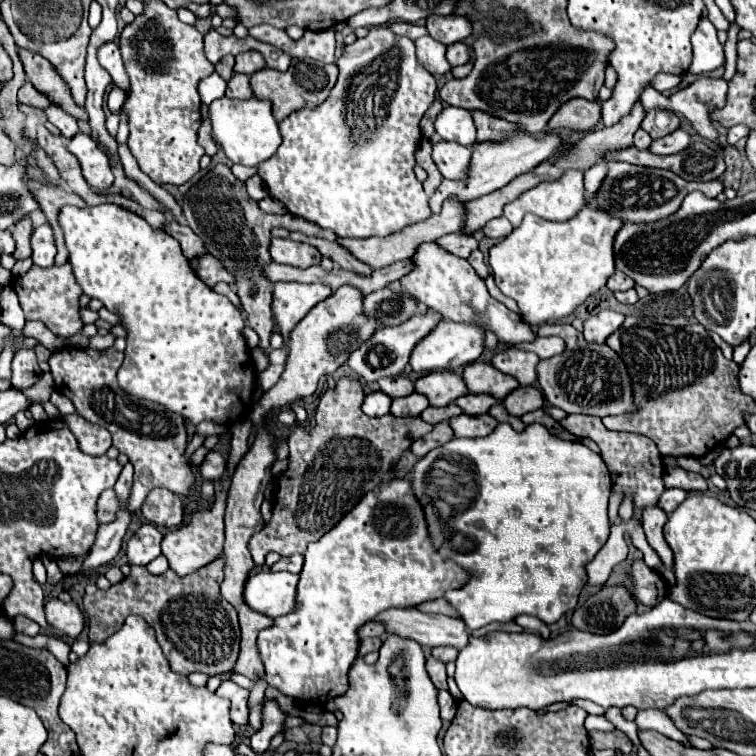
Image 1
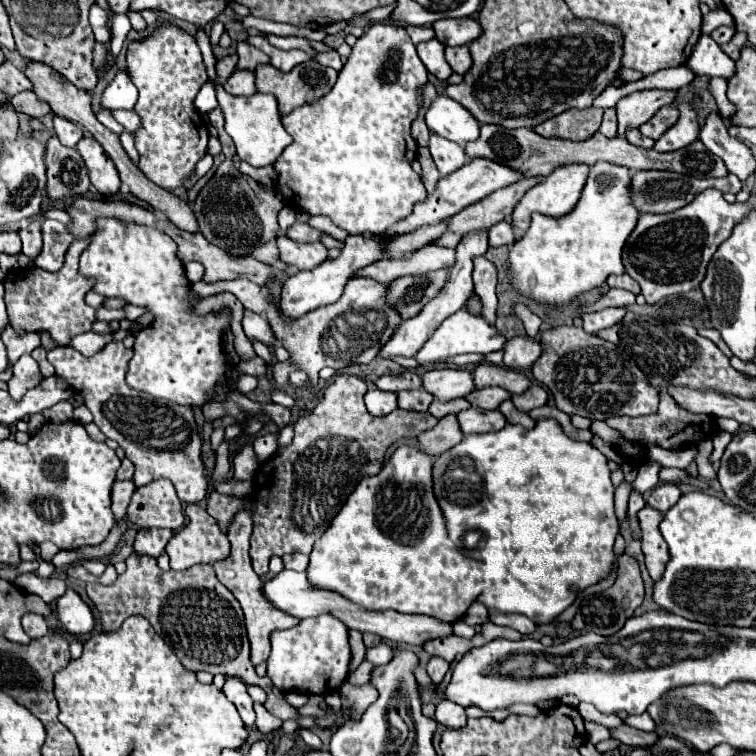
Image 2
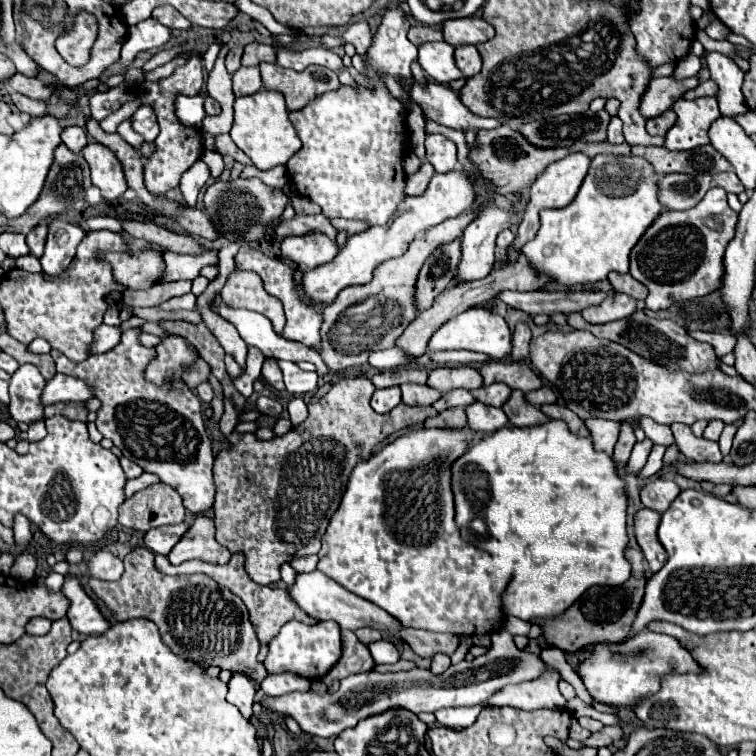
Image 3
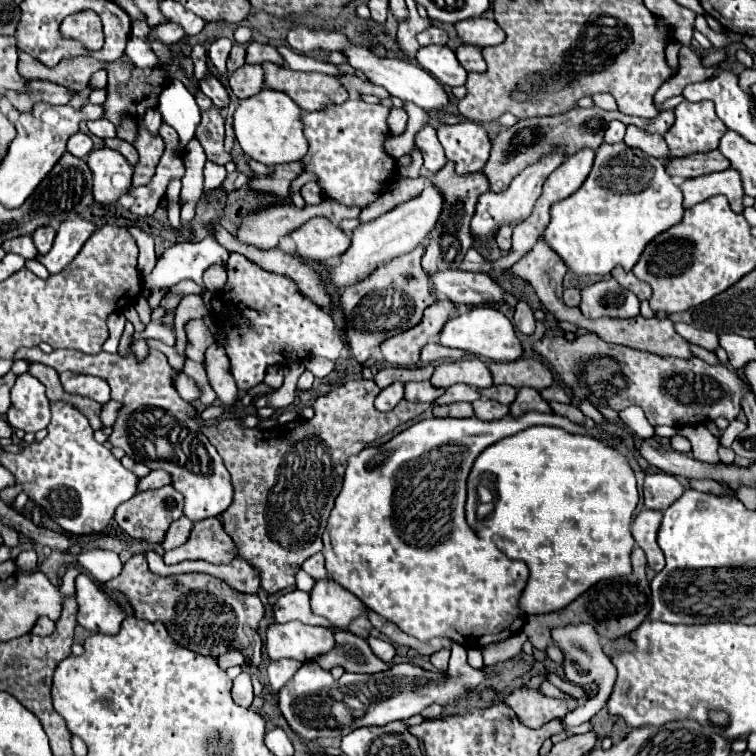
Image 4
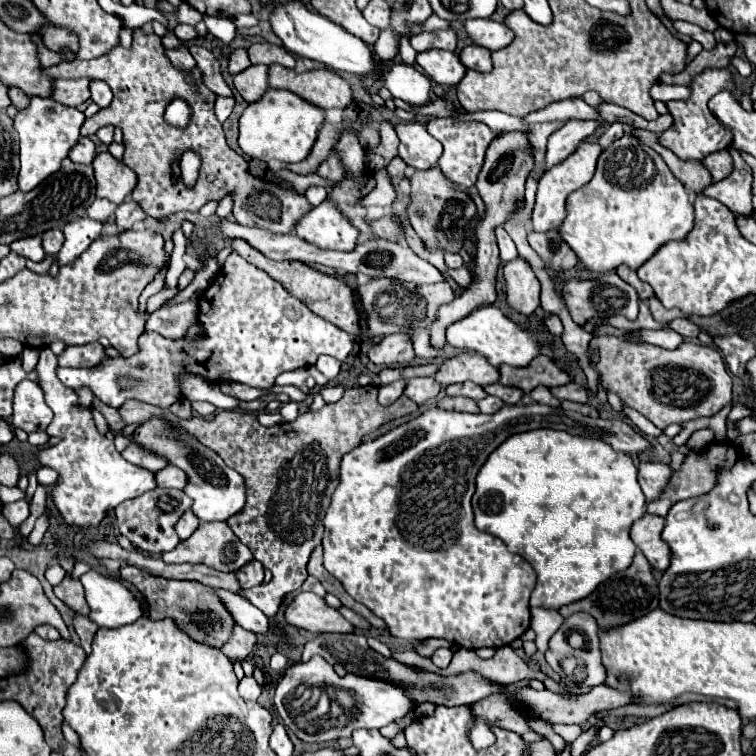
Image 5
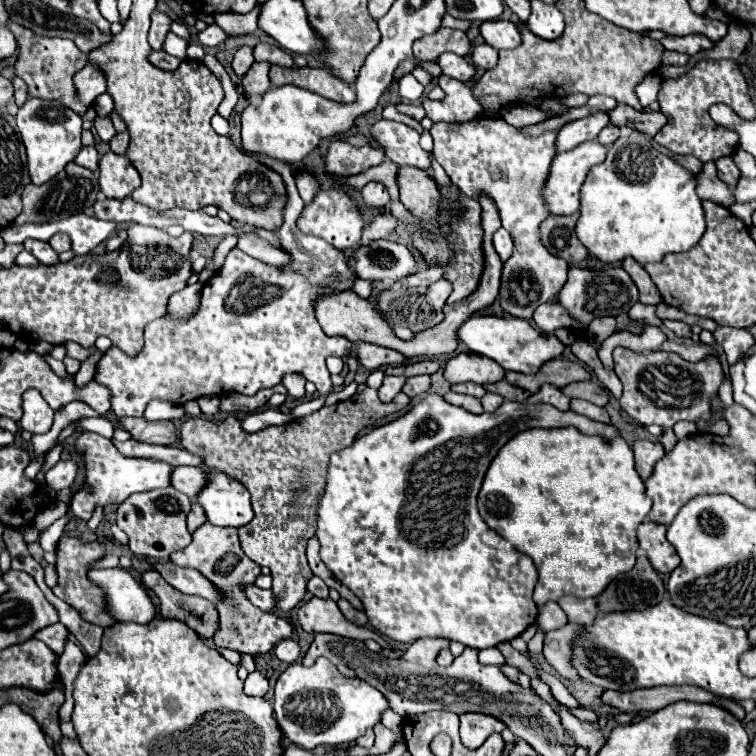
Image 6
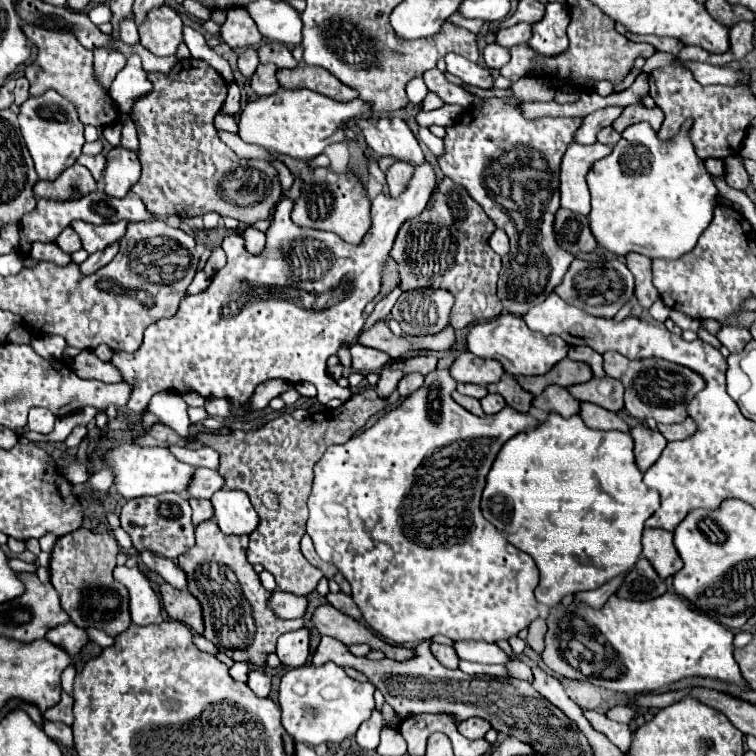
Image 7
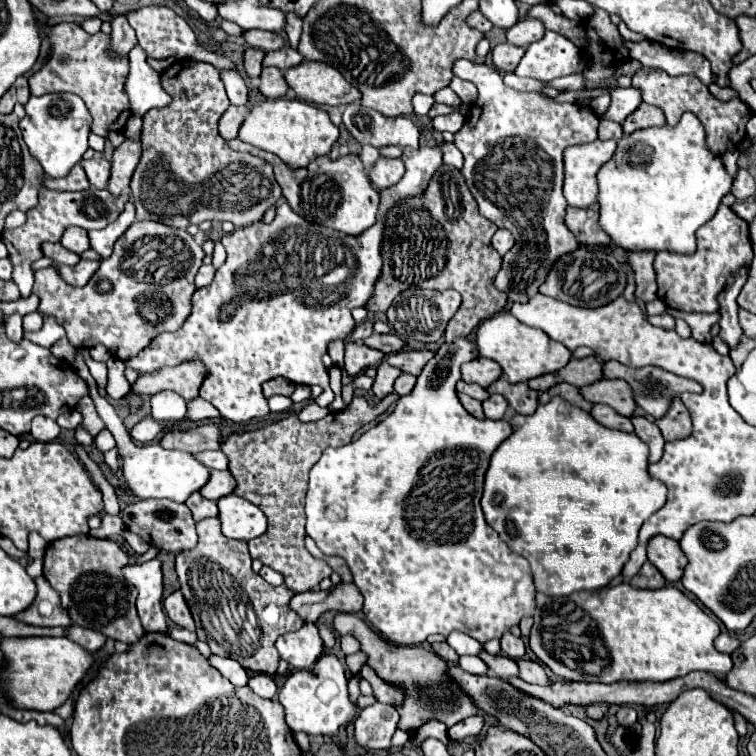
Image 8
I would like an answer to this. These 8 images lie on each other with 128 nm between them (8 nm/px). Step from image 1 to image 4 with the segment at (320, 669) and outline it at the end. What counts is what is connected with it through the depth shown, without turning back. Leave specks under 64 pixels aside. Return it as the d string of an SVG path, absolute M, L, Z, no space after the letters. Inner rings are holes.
M526 412L518 418L514 416L504 416L502 420L492 420L492 422L484 422L484 420L476 420L476 416L472 418L426 418L426 420L420 420L416 424L412 424L410 428L402 430L400 434L396 434L394 438L390 438L386 444L382 446L370 446L370 448L364 448L360 454L354 454L348 458L348 466L346 466L346 472L344 472L344 482L342 482L342 490L336 498L336 506L334 510L330 512L330 518L328 518L328 526L326 526L326 536L328 536L328 542L324 546L324 558L326 558L326 570L328 574L332 576L334 582L338 582L342 588L346 588L348 592L352 592L356 598L360 598L370 610L378 612L380 616L384 616L386 620L394 622L402 632L418 638L418 640L430 640L434 636L444 636L444 638L450 638L452 642L464 646L464 648L484 648L488 644L494 644L494 642L502 642L514 634L518 634L518 630L522 630L524 626L524 612L522 608L518 606L518 600L520 600L520 594L526 586L526 580L528 580L528 568L522 560L510 560L504 552L500 552L496 546L486 546L478 536L476 532L466 524L466 514L464 514L464 504L466 504L466 480L468 480L468 474L470 474L470 468L474 464L474 460L494 442L506 438L506 436L512 436L520 430L526 430L530 426L558 426L558 428L564 428L566 432L570 434L588 434L588 436L594 436L598 438L600 442L606 442L608 446L616 446L622 442L622 436L618 436L616 432L608 432L600 426L594 426L594 428L584 428L580 424L574 424L572 420L566 420L564 416L558 416L558 414L544 414L544 412ZM272 622L266 628L266 650L272 660L294 658L306 662L328 652L334 644L333 630L320 626L306 626L300 622Z

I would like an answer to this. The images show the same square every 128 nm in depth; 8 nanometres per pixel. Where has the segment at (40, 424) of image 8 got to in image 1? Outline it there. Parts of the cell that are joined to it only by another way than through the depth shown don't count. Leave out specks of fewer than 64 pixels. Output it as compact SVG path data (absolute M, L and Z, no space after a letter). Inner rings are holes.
M20 350L12 360L12 388L26 390L36 384L42 376L42 370L36 362L34 350Z

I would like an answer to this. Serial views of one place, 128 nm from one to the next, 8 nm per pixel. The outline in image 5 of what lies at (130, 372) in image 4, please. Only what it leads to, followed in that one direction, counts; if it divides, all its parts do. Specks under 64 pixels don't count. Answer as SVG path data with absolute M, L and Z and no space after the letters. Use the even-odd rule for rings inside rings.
M98 342L86 344L86 346L68 346L60 356L58 356L58 366L66 368L76 368L76 366L96 366L106 358L102 346ZM152 418L136 428L132 440L138 442L142 448L166 456L170 464L182 468L188 474L188 486L184 492L194 500L192 510L202 522L226 522L230 516L242 512L246 504L246 488L242 476L236 470L228 468L216 452L204 448L196 438L168 426L158 418Z

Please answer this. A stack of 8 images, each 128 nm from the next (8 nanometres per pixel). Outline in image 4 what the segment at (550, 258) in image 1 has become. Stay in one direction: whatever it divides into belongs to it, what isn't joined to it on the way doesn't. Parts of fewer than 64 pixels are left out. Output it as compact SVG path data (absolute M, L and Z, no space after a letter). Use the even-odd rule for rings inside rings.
M624 142L614 146L602 144L596 150L596 160L586 182L562 202L552 206L552 220L544 230L544 240L560 254L564 264L576 274L610 274L614 266L622 266L626 272L634 268L638 258L642 256L646 244L654 240L654 236L666 232L678 224L684 216L682 192L678 188L678 180L670 178L662 160L648 156L638 148L630 148Z

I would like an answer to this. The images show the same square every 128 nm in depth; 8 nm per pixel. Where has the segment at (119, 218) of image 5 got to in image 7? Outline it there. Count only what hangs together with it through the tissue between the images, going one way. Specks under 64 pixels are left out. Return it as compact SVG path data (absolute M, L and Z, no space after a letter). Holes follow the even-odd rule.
M112 244L112 246L108 246L108 248L102 250L102 252L94 252L94 254L90 254L90 256L78 266L80 272L82 272L82 276L94 274L94 272L100 270L102 266L106 266L106 264L116 256L116 252L118 252L118 244Z

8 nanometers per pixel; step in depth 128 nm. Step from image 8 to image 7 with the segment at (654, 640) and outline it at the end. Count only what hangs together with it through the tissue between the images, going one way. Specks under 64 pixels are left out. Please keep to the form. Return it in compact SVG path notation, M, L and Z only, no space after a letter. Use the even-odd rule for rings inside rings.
M670 592L662 594L660 598L644 600L644 602L622 600L614 594L598 610L590 608L588 604L560 602L558 606L548 610L546 624L548 630L544 634L544 650L540 652L540 656L554 674L564 678L572 678L572 680L604 678L606 682L612 682L614 692L626 692L626 694L664 688L690 676L710 676L748 690L748 686L742 682L738 664L732 656L734 634L722 624L714 622L712 618L688 608L688 604L680 596Z

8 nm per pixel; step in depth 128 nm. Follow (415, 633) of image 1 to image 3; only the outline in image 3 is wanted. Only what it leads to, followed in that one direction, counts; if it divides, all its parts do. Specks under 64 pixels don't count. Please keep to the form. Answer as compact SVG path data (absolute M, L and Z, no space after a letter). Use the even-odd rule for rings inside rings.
M310 572L310 574L298 574L296 584L288 588L290 596L296 600L296 604L306 610L310 616L318 618L318 620L334 620L342 630L358 630L364 626L370 626L374 630L380 630L384 634L394 634L398 632L402 626L398 620L394 620L386 610L378 608L376 604L356 596L354 592L342 588L340 584L336 584L330 576L322 574L322 572Z

